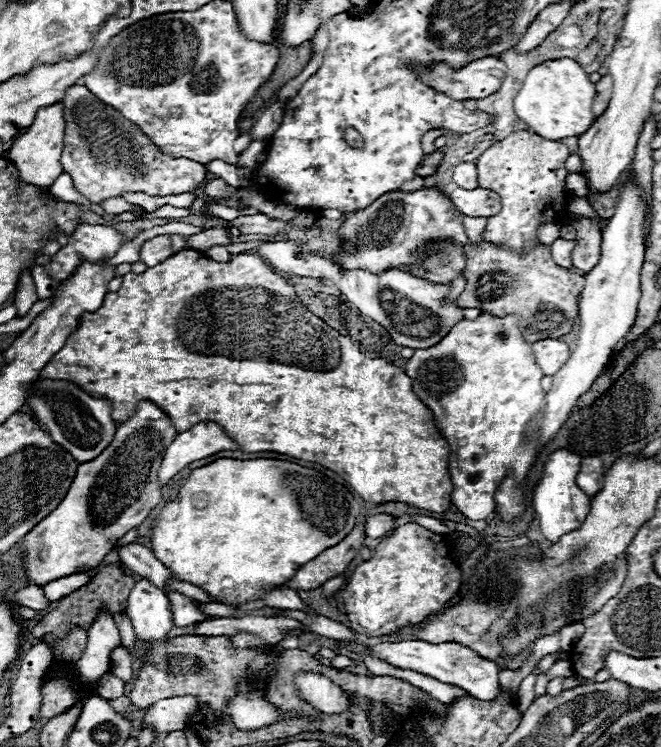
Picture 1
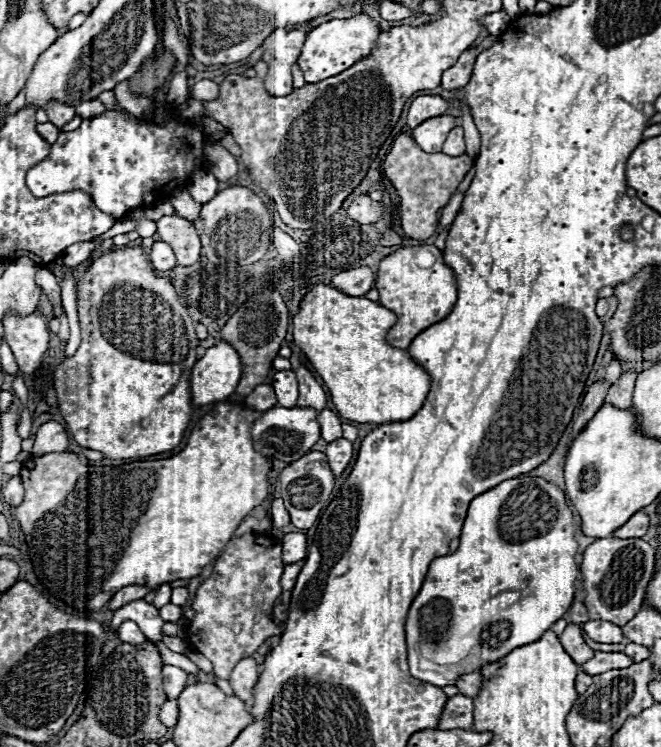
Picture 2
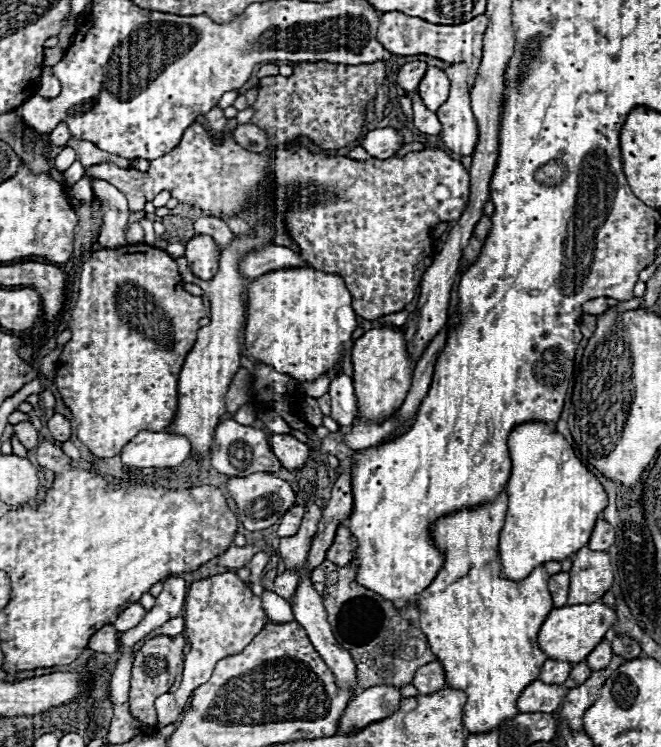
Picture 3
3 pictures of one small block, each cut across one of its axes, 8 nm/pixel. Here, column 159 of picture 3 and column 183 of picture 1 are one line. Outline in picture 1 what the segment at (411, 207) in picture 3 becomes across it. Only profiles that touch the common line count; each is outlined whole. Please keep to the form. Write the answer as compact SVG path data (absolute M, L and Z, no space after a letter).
M68 86L60 102L66 122L60 162L64 172L72 176L78 192L92 204L124 192L176 196L196 190L208 178L202 164L188 158L170 158L162 154L152 140L138 130L138 126L122 118L112 106L100 102L90 90L86 90L86 86Z

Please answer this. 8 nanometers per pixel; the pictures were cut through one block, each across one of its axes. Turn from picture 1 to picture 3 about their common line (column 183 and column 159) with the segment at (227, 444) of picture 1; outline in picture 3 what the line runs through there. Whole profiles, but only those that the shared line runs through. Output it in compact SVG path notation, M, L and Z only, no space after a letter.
M142 430L120 456L126 468L176 468L190 456L190 442L184 436Z

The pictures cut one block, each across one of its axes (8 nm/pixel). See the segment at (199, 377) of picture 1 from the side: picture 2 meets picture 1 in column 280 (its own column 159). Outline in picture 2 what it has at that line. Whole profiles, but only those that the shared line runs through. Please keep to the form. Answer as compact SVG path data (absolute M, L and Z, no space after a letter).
M140 246L112 250L96 258L80 278L78 316L82 328L80 348L74 356L64 358L54 372L58 406L74 440L84 448L102 452L102 456L110 460L154 456L174 450L180 444L180 434L184 436L194 410L190 370L196 362L194 348L198 346L198 338L170 280L154 274L152 264Z

